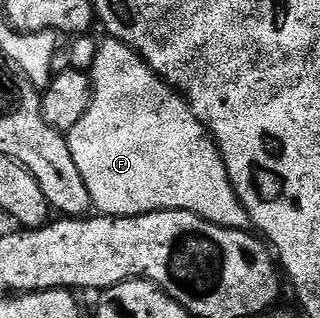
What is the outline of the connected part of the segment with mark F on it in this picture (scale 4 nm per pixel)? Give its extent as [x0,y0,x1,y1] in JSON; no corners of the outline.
[66,37,250,230]

